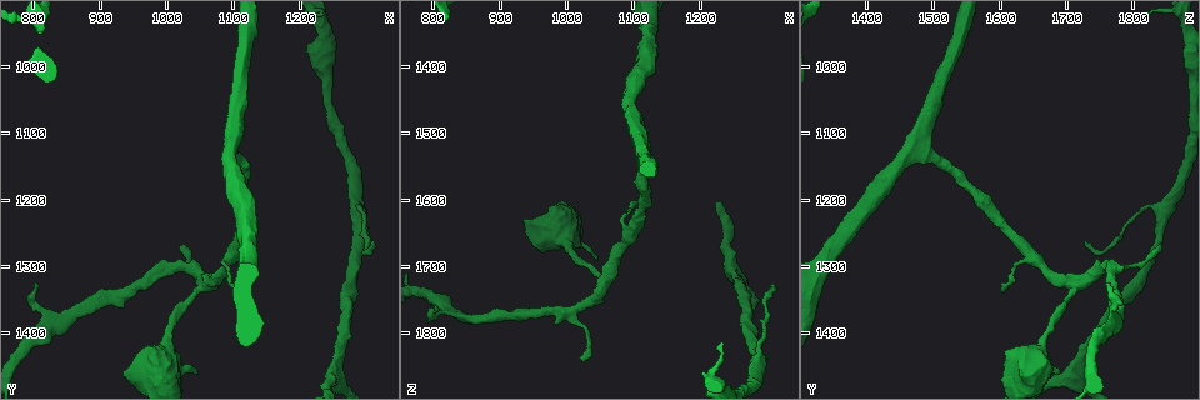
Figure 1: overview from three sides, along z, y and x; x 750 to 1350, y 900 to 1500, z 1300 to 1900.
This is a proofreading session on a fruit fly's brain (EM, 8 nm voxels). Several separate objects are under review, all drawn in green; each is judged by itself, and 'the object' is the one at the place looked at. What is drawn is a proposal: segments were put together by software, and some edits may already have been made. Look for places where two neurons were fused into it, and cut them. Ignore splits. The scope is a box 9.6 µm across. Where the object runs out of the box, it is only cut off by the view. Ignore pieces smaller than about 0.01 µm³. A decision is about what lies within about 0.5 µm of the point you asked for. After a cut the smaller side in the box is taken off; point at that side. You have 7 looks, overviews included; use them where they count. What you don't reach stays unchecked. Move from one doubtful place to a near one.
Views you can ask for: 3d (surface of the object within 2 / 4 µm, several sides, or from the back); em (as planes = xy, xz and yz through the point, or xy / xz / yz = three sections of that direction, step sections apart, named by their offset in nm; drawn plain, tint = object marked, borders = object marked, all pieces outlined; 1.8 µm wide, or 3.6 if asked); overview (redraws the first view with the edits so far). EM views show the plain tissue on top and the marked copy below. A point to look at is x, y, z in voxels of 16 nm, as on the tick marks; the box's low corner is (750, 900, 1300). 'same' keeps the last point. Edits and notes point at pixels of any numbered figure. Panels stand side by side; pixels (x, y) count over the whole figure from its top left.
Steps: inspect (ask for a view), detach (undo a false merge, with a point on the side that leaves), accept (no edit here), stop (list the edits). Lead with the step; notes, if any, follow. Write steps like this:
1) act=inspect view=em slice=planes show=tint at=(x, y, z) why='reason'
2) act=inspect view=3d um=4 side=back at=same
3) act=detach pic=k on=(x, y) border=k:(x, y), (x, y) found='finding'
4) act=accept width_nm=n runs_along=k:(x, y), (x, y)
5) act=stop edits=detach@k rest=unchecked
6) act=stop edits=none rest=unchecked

act=inspect view=em slice=planes show=tint at=(1260, 1450, 1715) why='a fork'

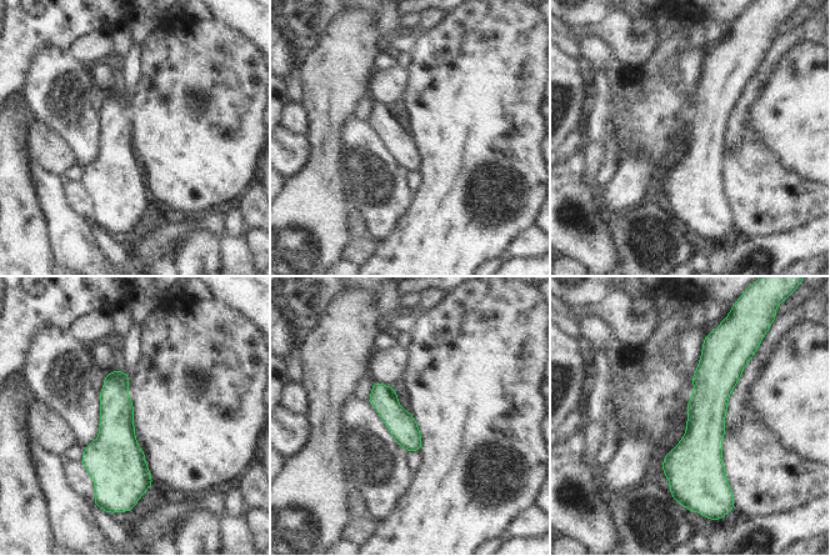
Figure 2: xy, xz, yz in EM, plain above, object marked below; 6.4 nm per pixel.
act=accept found='all the same neuron'

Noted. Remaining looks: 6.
act=inspect view=em slice=planes show=tint at=(1290, 1225, 1845) why='three arms meet'

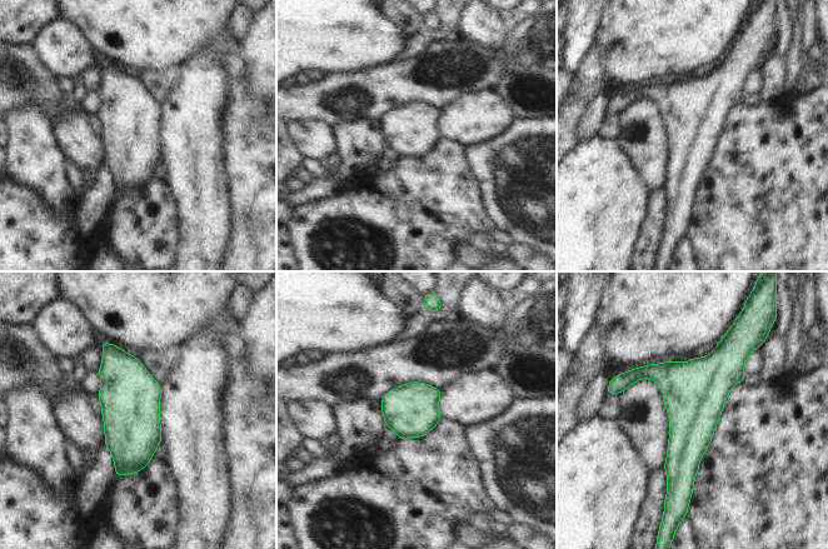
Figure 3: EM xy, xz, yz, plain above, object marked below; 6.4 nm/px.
act=accept width_nm=340 found='one neuron here'

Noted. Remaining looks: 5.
act=inspect view=3d um=4 side=back at=(1055, 1330, 1715) why='three arms meet'

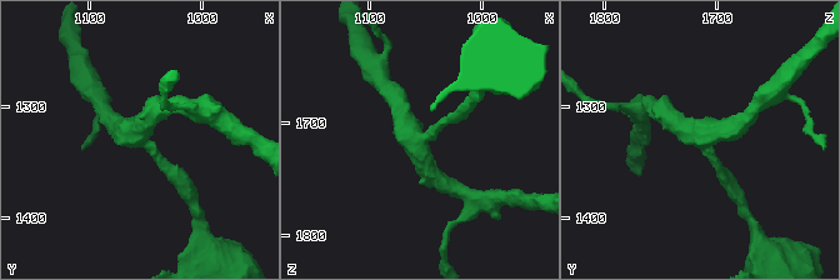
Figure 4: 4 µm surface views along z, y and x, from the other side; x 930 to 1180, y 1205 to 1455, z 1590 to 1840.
act=inspect view=em um=3.6 slice=planes show=borders at=(1058, 1330, 1712)

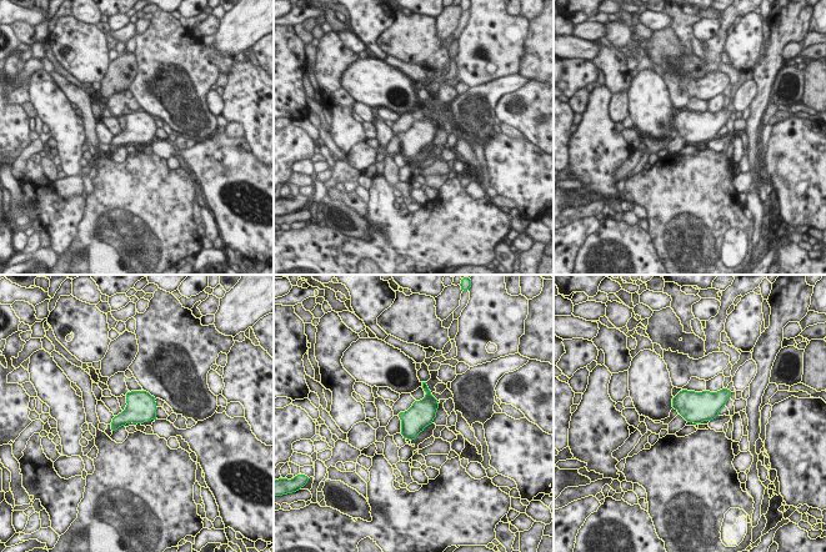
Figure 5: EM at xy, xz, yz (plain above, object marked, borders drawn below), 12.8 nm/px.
act=accept found='one neuron here'

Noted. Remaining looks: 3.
act=stop edits=none rest=unchecked

